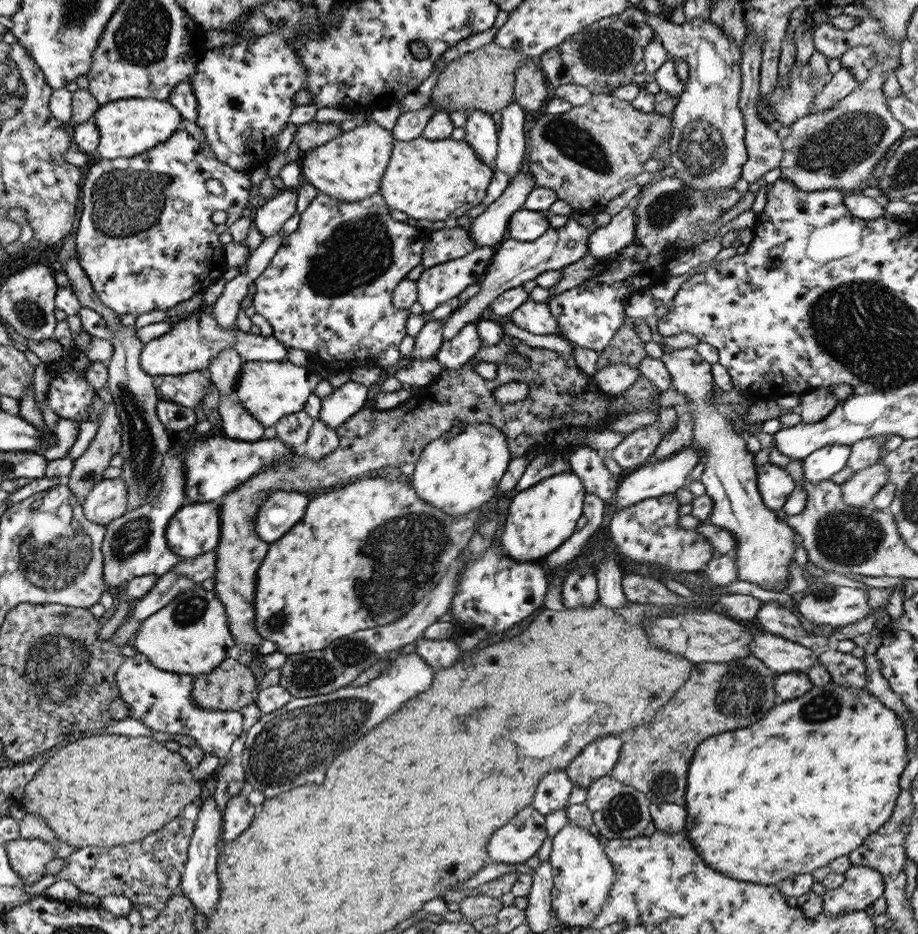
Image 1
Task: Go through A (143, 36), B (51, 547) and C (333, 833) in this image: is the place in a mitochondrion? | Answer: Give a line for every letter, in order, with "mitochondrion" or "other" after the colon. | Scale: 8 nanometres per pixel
A: mitochondrion
B: mitochondrion
C: other

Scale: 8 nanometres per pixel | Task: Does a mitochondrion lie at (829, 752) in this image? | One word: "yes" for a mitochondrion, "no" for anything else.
no

